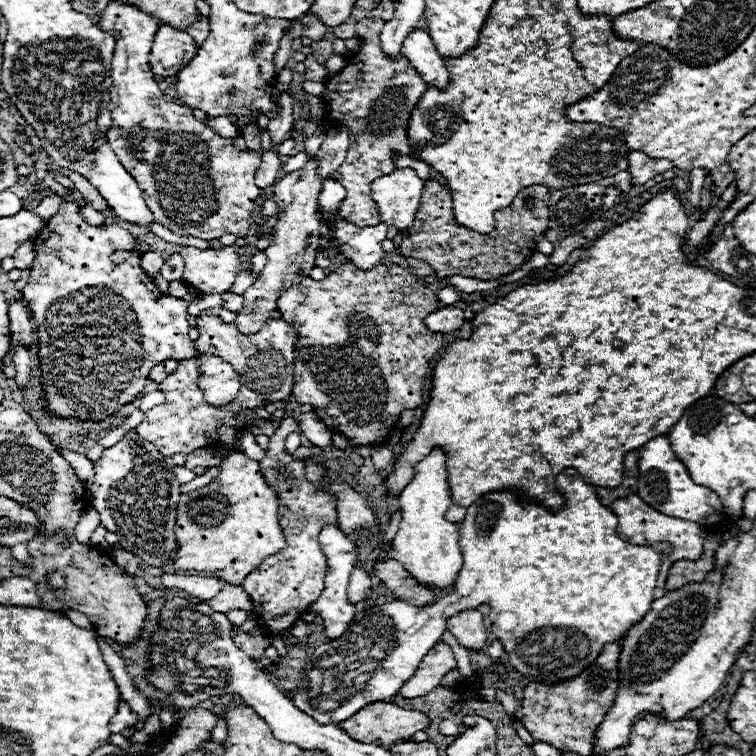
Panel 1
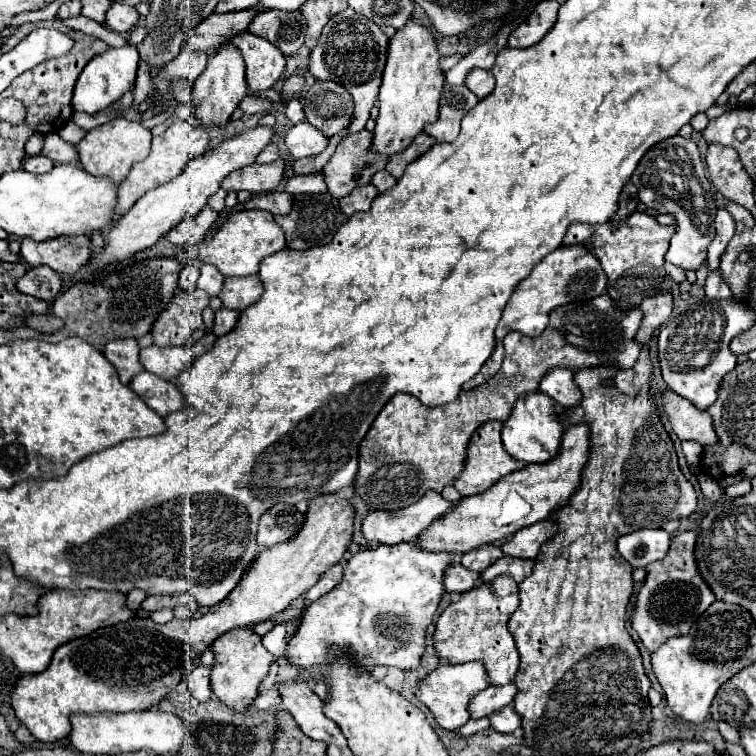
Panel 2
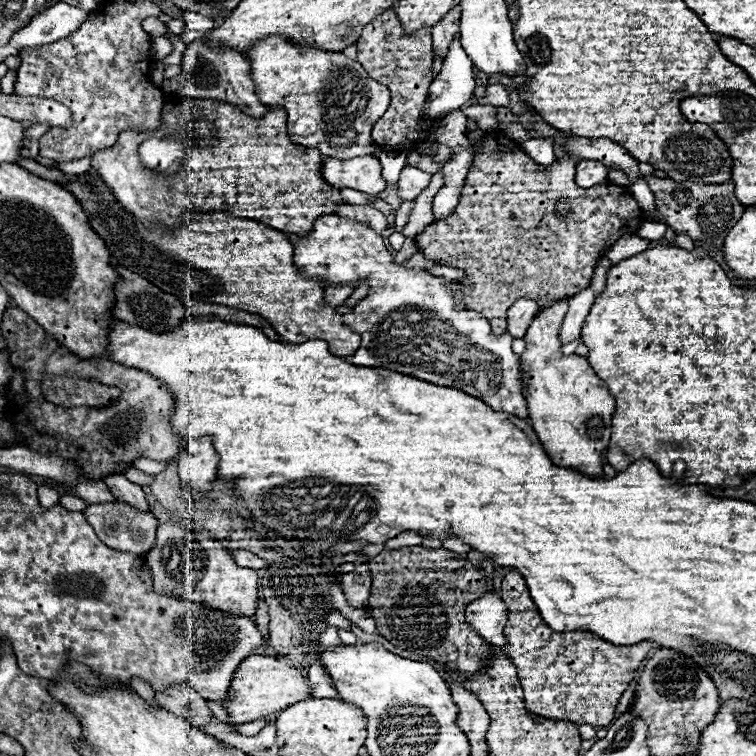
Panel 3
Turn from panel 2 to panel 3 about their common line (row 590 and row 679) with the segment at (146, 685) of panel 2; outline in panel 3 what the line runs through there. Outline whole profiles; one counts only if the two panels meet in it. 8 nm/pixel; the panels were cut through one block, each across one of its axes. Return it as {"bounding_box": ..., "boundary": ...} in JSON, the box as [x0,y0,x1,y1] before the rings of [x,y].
{"bounding_box":[224,654,310,724],"boundary":[[[254,654],[242,660],[242,664],[238,664],[238,672],[234,672],[234,680],[230,684],[230,696],[226,696],[224,708],[232,724],[246,724],[254,722],[260,716],[270,716],[274,712],[286,710],[294,702],[300,702],[308,696],[310,696],[308,678],[302,676],[300,670],[288,666],[280,658]]]}

